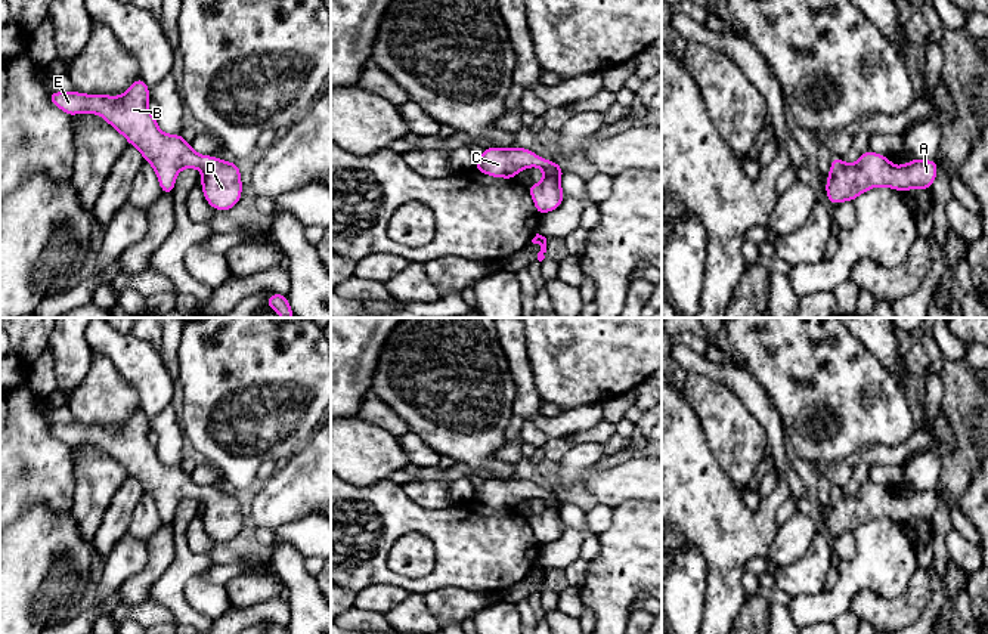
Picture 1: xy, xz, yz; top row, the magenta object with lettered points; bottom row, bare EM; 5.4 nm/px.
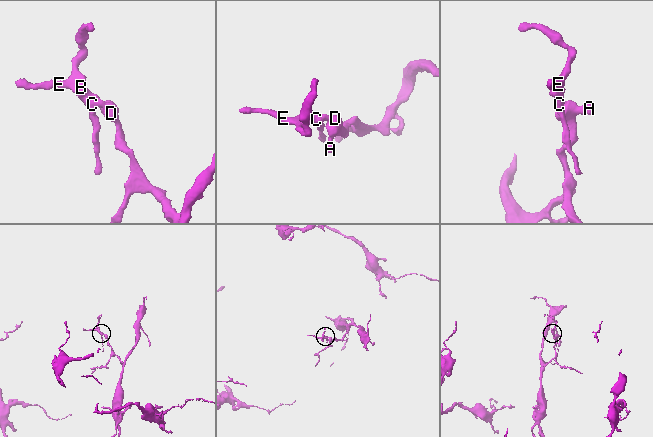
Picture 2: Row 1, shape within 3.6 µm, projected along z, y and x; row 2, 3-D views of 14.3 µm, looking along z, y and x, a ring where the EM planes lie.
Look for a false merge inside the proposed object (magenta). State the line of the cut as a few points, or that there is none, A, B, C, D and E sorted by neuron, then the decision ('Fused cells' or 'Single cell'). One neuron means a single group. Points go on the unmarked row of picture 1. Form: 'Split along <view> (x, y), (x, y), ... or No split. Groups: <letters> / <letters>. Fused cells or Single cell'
No split. Groups: A B C D E. Single cell

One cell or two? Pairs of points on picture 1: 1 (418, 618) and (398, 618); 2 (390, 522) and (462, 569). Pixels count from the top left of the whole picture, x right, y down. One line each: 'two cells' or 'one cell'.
1: one cell
2: one cell

